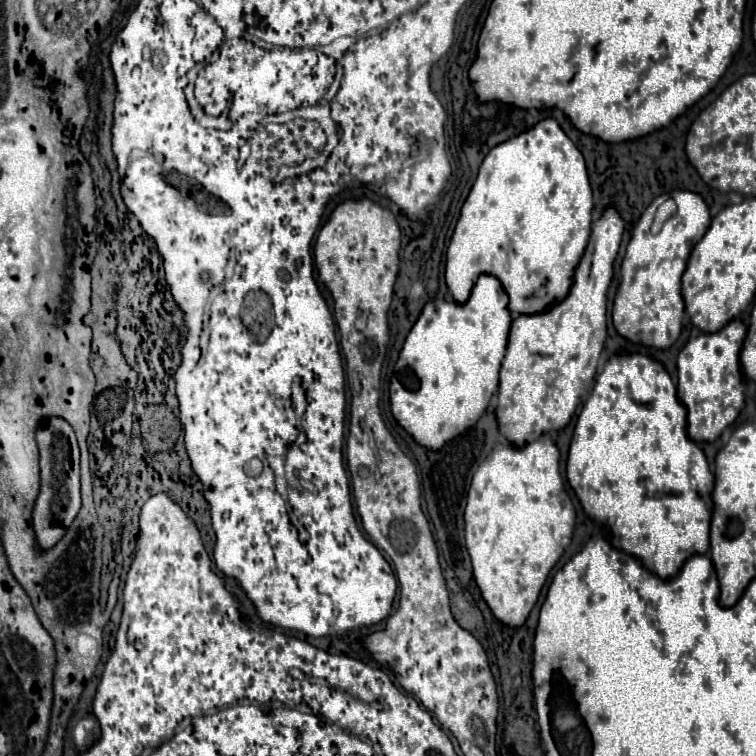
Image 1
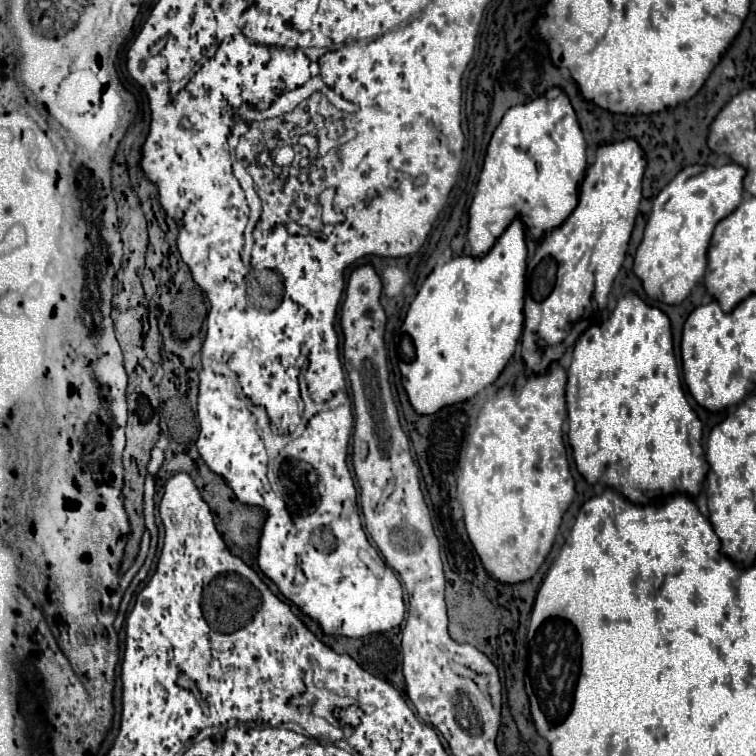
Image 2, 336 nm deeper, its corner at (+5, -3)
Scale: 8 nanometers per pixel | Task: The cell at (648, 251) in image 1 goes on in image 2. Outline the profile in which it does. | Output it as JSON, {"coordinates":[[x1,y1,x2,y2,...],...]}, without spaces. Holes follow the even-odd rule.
{"coordinates":[[735,163,723,165,721,169,715,169,709,165,689,165,689,167,681,169,675,175,675,179,657,195,657,199,653,201,651,215,645,225,643,241,633,259,633,273,639,277,645,293,651,299,665,303,665,305,679,305,685,301,685,297,691,293,691,289,699,283,699,279,705,273,707,247,709,247,709,239,711,239,715,225,723,217,727,217,731,211,735,211,737,205,741,203,743,175,745,175,745,169]]}

